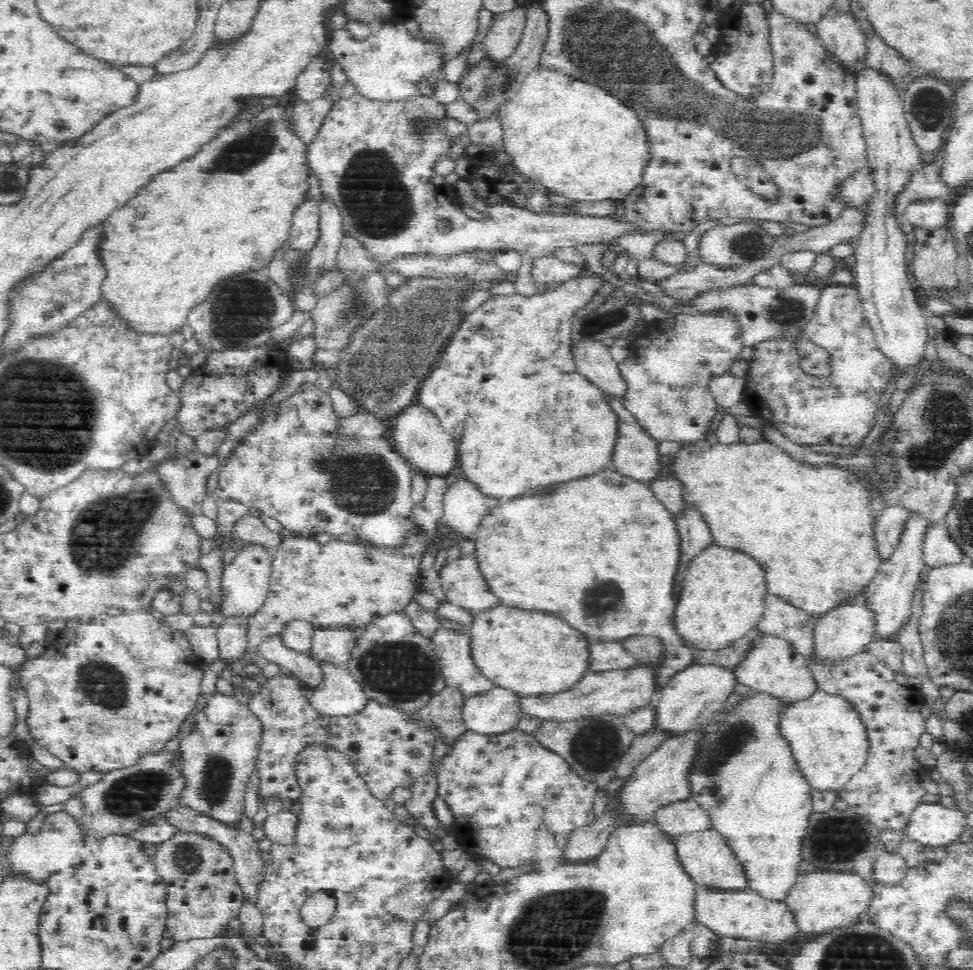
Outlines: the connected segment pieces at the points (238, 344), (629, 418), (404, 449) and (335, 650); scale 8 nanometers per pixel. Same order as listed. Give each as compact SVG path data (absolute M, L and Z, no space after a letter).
M250 271L247 273L240 273L239 275L234 275L233 277L225 278L224 280L221 280L218 284L216 284L214 288L212 288L212 291L209 294L209 296L206 298L206 301L203 301L201 304L194 305L190 309L191 313L187 316L187 322L186 322L186 324L191 326L194 330L193 338L199 341L202 344L202 346L208 348L208 350L210 351L225 350L226 348L229 347L232 347L234 349L248 349L256 347L266 341L270 341L272 330L277 326L283 324L284 322L287 322L292 316L295 308L293 306L292 298L289 298L289 296L287 295L282 295L282 291L280 291L280 289L276 288L274 284L268 284L269 281L266 280L266 278L260 278L258 274L262 274L262 276L264 276L263 272L259 273L256 271Z
M612 399L608 403L610 403L618 417L618 438L611 458L611 467L624 476L638 479L643 484L659 480L665 471L666 461L664 456L658 452L659 442L638 423L634 413L626 409L620 399Z
M410 404L402 409L390 422L387 437L390 439L395 451L410 466L422 474L434 477L446 477L457 472L458 441L442 428L436 416L420 405Z
M334 628L334 630L316 630L311 636L312 658L316 662L327 662L334 666L345 666L350 660L355 638L352 628Z

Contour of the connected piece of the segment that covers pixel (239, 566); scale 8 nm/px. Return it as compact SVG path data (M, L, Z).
M246 543L236 554L230 564L224 565L221 577L220 606L218 614L222 618L243 618L244 620L254 616L258 609L264 604L269 587L269 576L271 572L272 550L266 549L264 545Z

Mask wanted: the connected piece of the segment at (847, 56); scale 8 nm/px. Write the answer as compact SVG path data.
M831 6L815 25L819 41L825 49L836 52L845 69L866 56L866 34L853 12L842 12Z

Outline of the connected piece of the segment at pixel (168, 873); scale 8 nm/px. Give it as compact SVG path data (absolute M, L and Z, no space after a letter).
M198 831L180 832L171 840L166 840L157 846L154 864L168 889L166 930L172 934L172 940L182 942L194 939L216 939L223 935L225 926L237 916L238 909L244 900L242 889L236 880L234 859L228 848Z

